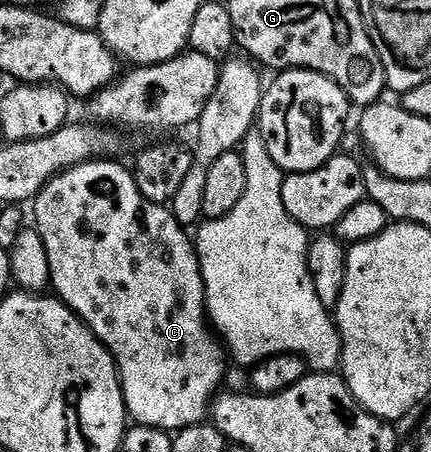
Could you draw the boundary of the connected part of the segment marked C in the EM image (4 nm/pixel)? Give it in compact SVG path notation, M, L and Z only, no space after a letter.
M95 161L93 163L81 163L79 167L70 167L61 171L51 179L44 192L44 200L33 204L33 226L40 233L44 241L44 249L48 249L48 265L50 266L50 282L52 291L57 298L62 300L68 309L80 316L92 329L92 333L101 343L114 354L114 364L118 367L118 378L122 381L122 396L126 402L126 414L139 427L155 427L161 431L177 433L186 427L195 427L203 422L211 414L212 404L219 394L224 380L227 378L228 364L222 360L224 347L216 338L206 314L206 286L202 280L202 264L198 258L196 243L188 236L187 228L176 221L176 217L170 212L169 206L148 201L140 193L133 174L126 171L118 161Z

